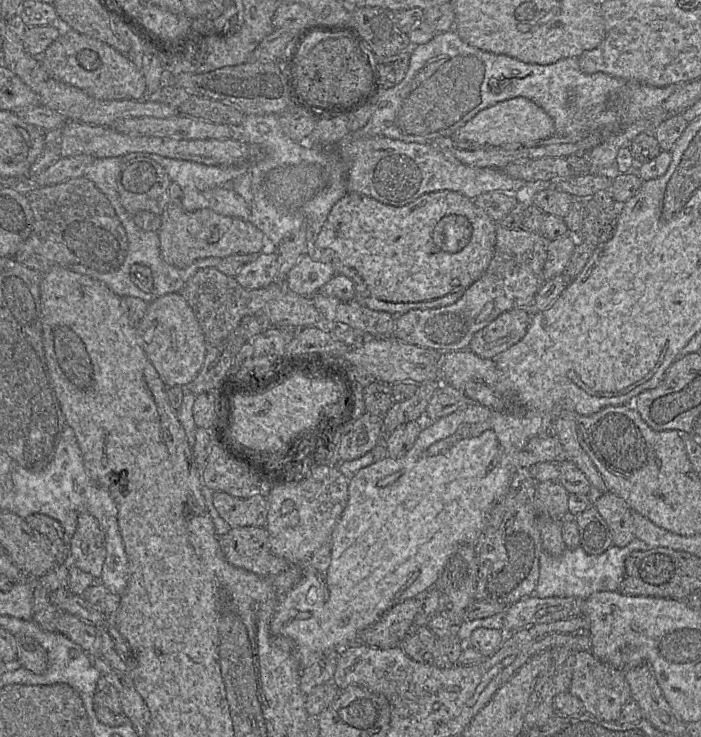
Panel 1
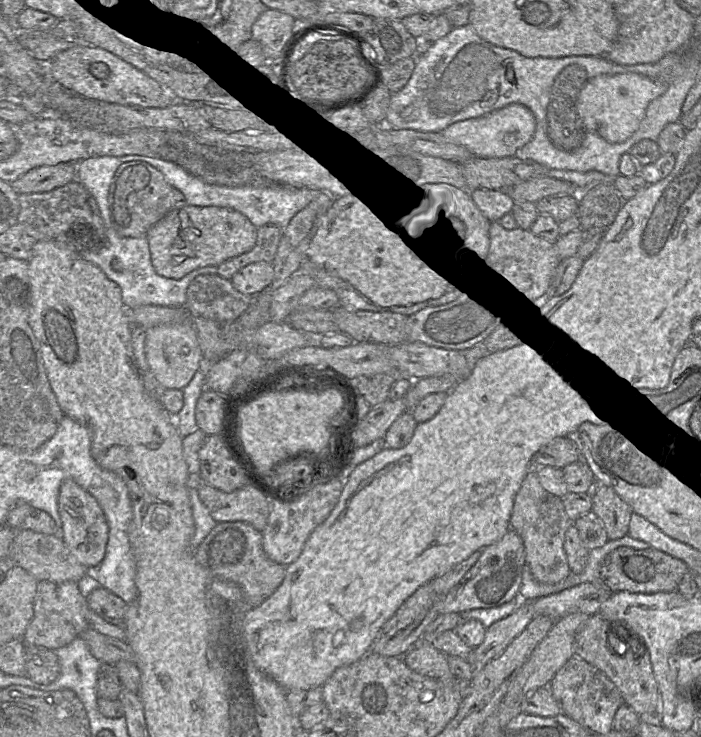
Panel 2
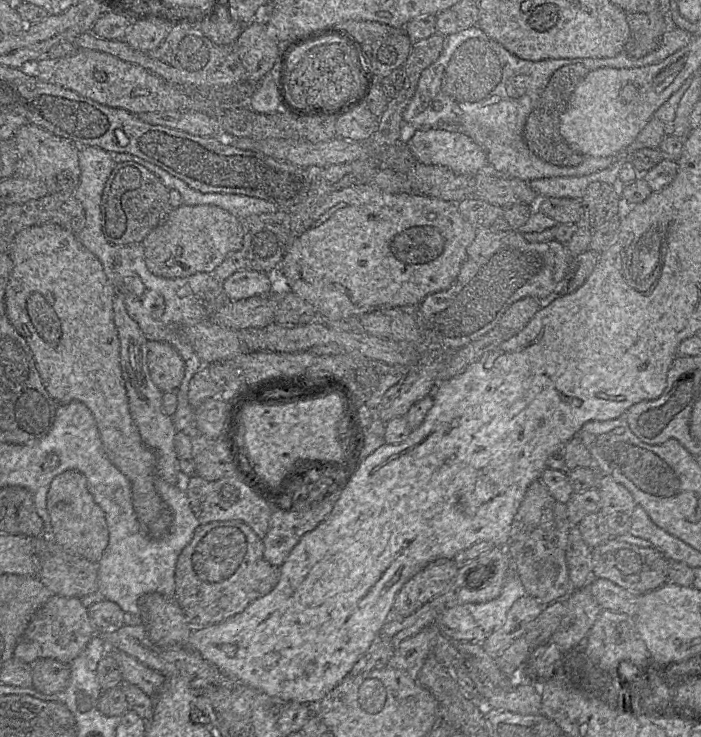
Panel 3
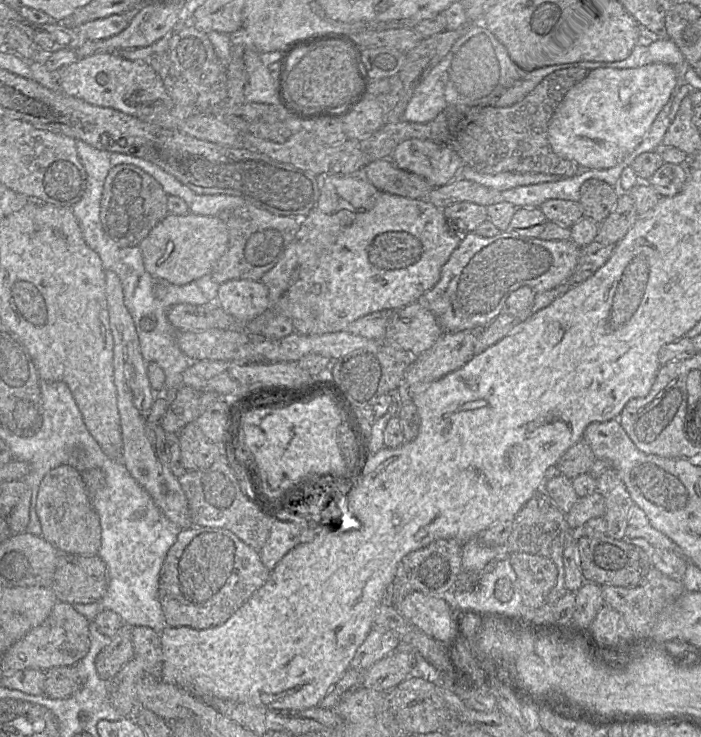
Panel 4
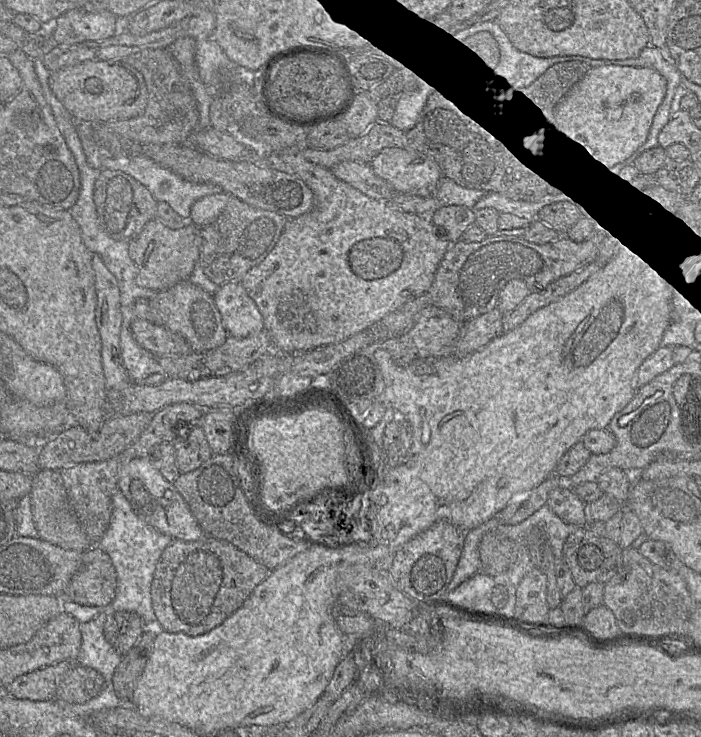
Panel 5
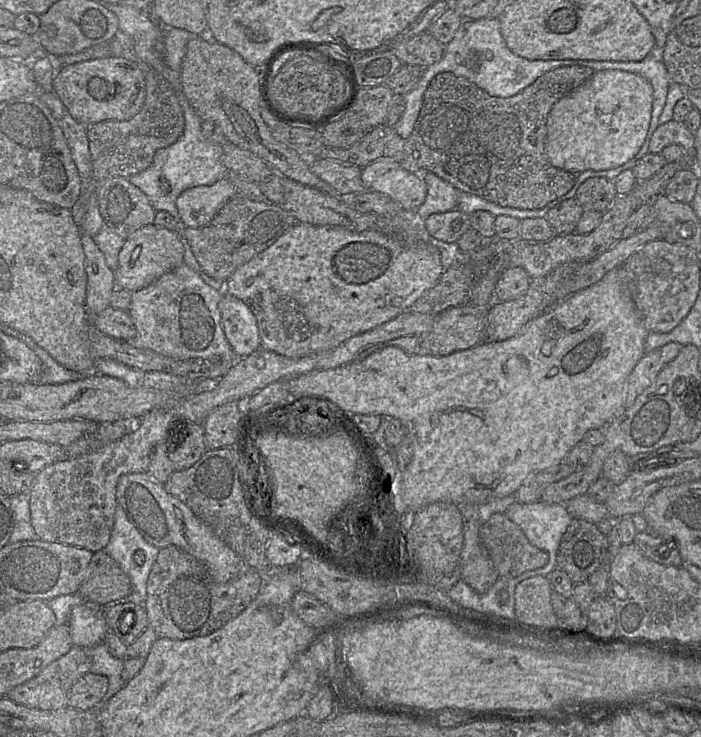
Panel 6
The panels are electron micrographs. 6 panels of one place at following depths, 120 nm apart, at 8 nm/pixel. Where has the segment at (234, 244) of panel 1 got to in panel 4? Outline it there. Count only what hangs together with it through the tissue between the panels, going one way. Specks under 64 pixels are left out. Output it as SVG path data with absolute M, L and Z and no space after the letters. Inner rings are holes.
M191 212L186 215L169 213L142 240L139 247L148 273L175 285L184 285L212 272L226 252L228 240L226 222L218 216L201 216Z

